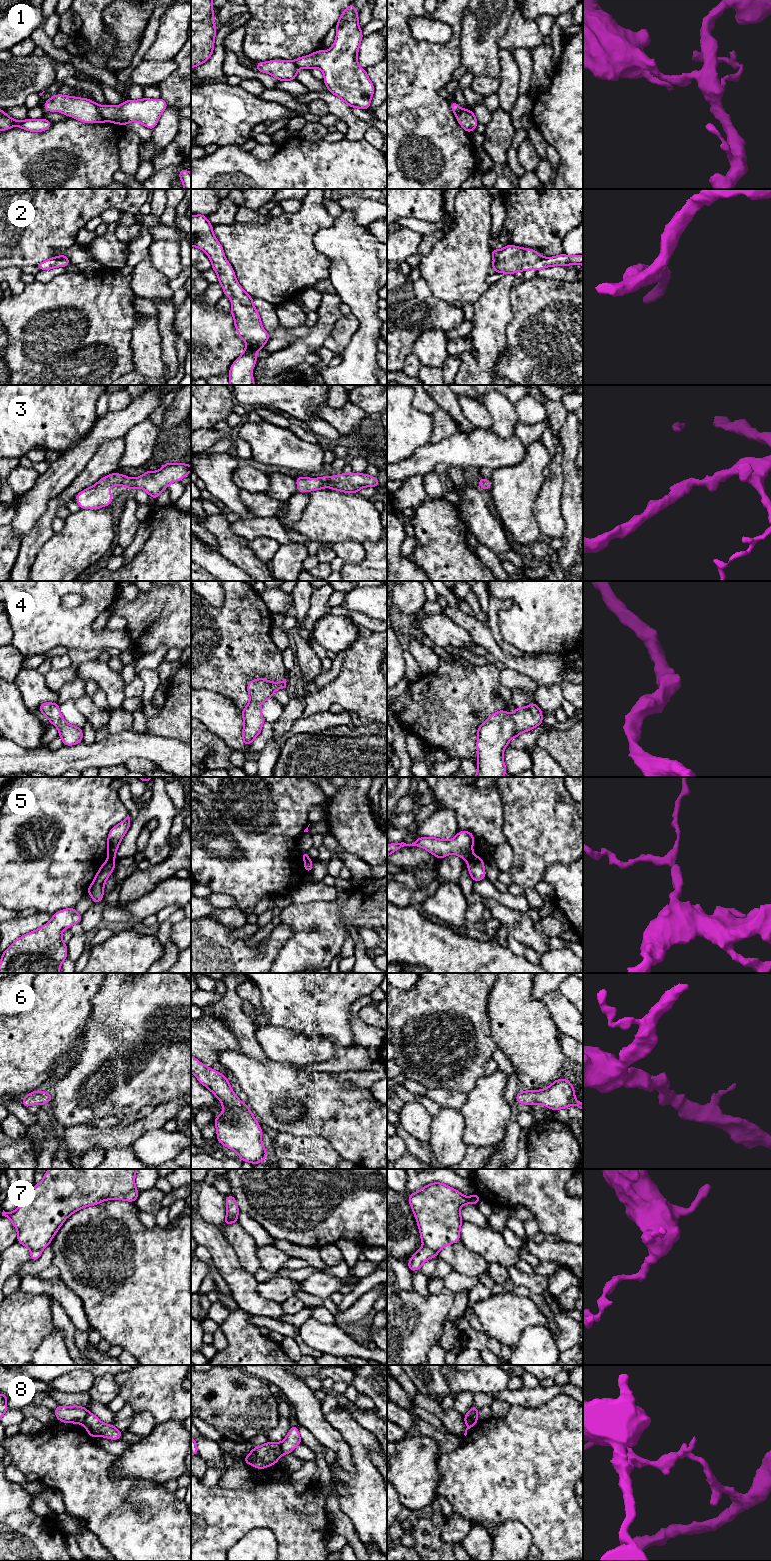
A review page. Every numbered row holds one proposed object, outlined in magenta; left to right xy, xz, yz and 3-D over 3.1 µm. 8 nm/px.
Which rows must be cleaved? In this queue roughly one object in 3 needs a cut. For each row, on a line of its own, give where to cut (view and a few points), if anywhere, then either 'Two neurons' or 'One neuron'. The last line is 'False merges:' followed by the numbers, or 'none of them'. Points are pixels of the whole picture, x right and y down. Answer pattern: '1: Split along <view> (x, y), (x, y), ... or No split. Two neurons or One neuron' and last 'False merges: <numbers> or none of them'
1: Split along xy (96, 105), (99, 113), (107, 120). Two neurons
2: No split. One neuron
3: No split. One neuron
4: No split. One neuron
5: Split along xy (108, 857), (114, 858). Two neurons
6: No split. One neuron
7: Split along yz (423, 1245), (437, 1252). Two neurons
8: Split along xy (88, 1411), (82, 1424). Two neurons
False merges: 1, 5, 7, 8

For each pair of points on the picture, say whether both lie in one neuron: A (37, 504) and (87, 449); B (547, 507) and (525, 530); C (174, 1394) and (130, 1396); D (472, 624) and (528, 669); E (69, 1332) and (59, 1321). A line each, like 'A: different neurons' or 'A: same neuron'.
A: same neuron
B: different neurons
C: same neuron
D: same neuron
E: same neuron

